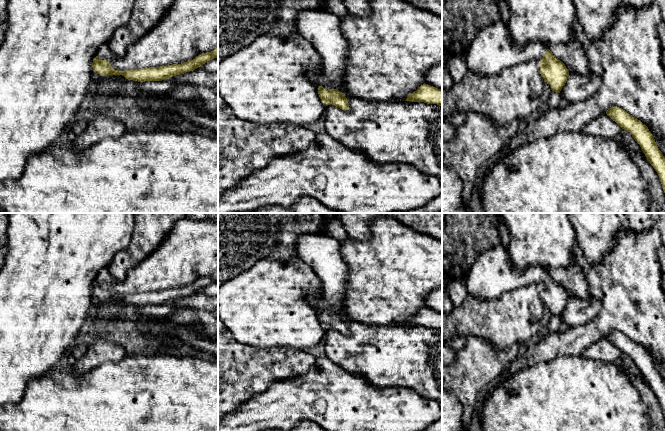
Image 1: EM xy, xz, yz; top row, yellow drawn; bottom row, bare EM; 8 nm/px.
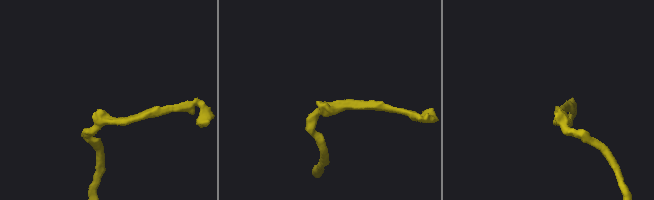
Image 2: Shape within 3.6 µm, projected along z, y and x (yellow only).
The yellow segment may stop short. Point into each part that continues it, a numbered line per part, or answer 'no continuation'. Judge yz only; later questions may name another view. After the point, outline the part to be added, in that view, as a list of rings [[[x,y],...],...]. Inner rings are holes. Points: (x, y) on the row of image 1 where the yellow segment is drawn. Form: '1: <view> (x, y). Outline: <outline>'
1: yz (492, 50). Outline: [[[499,20],[478,32],[465,60],[468,71],[494,76],[505,68],[532,59],[541,62],[546,50],[546,46],[539,42],[529,42],[524,47],[515,45],[508,35],[507,26]]]

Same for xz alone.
1: xz (322, 29). Outline: [[[302,11],[297,14],[296,32],[317,49],[323,61],[323,73],[329,82],[322,85],[325,90],[339,89],[345,70],[346,58],[349,52],[348,41],[341,29],[341,17],[327,11]]]

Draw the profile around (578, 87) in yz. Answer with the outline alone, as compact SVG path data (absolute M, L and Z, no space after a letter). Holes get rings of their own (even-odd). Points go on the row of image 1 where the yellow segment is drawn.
M571 72L560 91L560 95L569 103L584 101L591 98L600 89L601 84L600 76L593 72L587 75Z

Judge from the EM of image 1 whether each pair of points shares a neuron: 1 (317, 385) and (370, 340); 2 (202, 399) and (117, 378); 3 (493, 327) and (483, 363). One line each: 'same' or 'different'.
1: different
2: same
3: different

